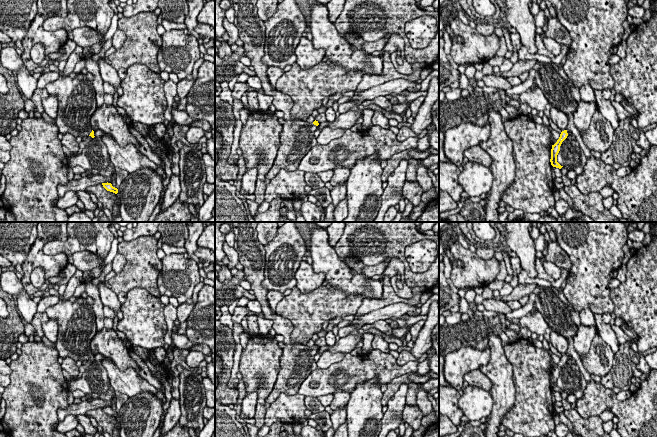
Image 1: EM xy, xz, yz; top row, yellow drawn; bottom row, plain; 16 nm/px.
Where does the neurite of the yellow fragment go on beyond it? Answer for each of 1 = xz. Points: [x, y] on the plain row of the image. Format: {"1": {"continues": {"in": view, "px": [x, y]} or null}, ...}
{"1": {"continues": {"in": "xz", "px": [295, 363]}}}

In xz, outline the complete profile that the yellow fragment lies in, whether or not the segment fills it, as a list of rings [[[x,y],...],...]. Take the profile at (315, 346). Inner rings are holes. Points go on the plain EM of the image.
[[[233,222],[232,232],[235,235],[234,248],[238,252],[239,263],[243,266],[246,280],[251,284],[251,290],[254,291],[256,300],[261,305],[262,314],[264,318],[271,319],[273,321],[272,329],[278,335],[284,337],[283,343],[285,348],[283,354],[280,357],[280,368],[277,376],[277,380],[270,395],[265,399],[265,402],[272,404],[281,393],[286,395],[296,395],[304,380],[311,374],[311,365],[314,361],[314,356],[319,349],[318,345],[308,347],[307,345],[293,343],[291,340],[291,333],[294,329],[292,322],[280,315],[273,312],[269,306],[267,300],[268,291],[263,287],[264,270],[265,270],[265,249],[258,240],[258,233],[256,231],[258,222]]]

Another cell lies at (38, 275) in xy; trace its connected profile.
[[[37,267],[31,273],[31,282],[34,287],[40,288],[45,283],[45,272],[42,268]]]

